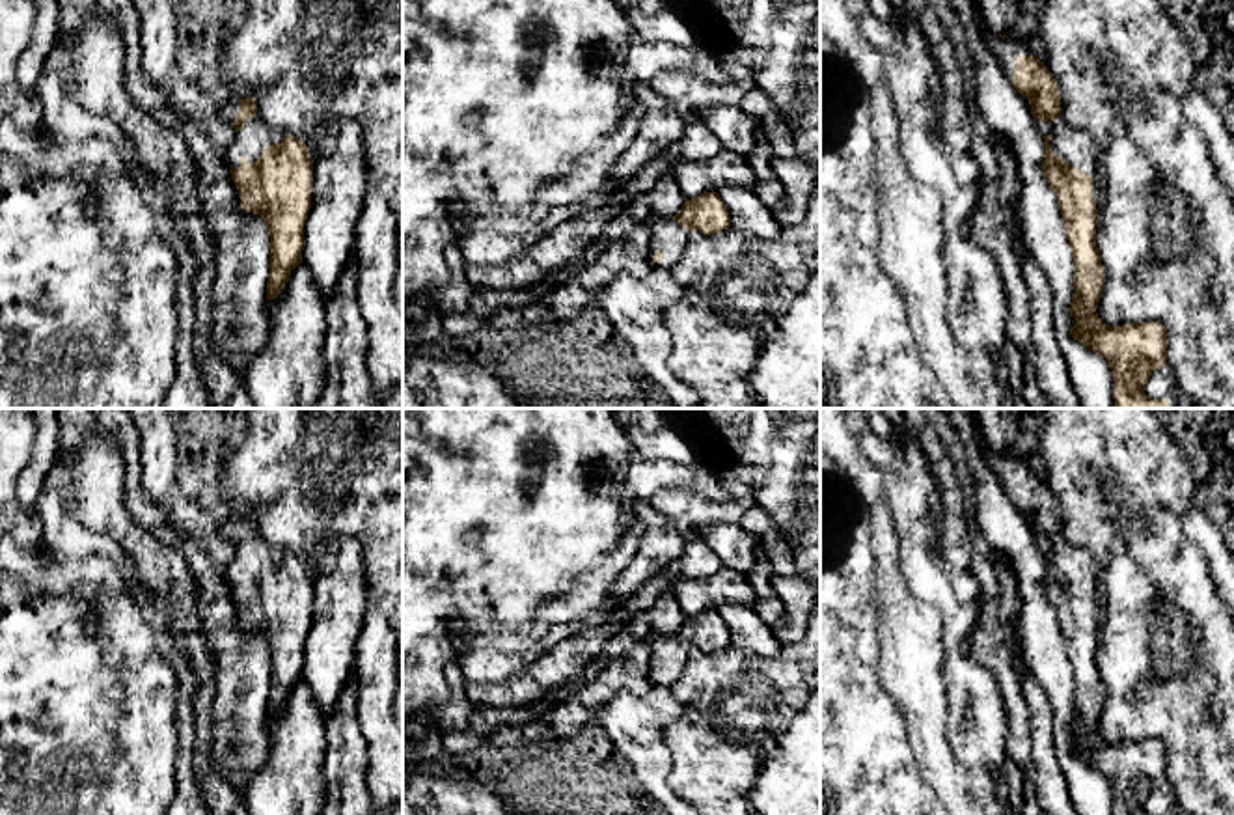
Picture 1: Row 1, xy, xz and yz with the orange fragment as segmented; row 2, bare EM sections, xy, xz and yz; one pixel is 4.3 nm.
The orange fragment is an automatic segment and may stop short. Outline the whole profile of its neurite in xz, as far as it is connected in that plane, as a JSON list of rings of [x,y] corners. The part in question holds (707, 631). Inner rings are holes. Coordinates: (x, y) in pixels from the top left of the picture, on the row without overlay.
[[[705,610],[699,615],[686,617],[673,636],[652,634],[647,642],[651,683],[671,686],[680,677],[692,649],[720,651],[731,645],[731,634],[718,610]]]

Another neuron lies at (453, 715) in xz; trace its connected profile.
[[[457,662],[446,666],[446,681],[449,696],[446,703],[440,705],[434,724],[442,733],[466,731],[473,705],[466,694],[466,681]]]

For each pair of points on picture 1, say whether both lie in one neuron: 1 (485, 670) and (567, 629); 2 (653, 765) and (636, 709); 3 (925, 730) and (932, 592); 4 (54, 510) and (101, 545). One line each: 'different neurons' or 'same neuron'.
1: same neuron
2: same neuron
3: different neurons
4: same neuron

